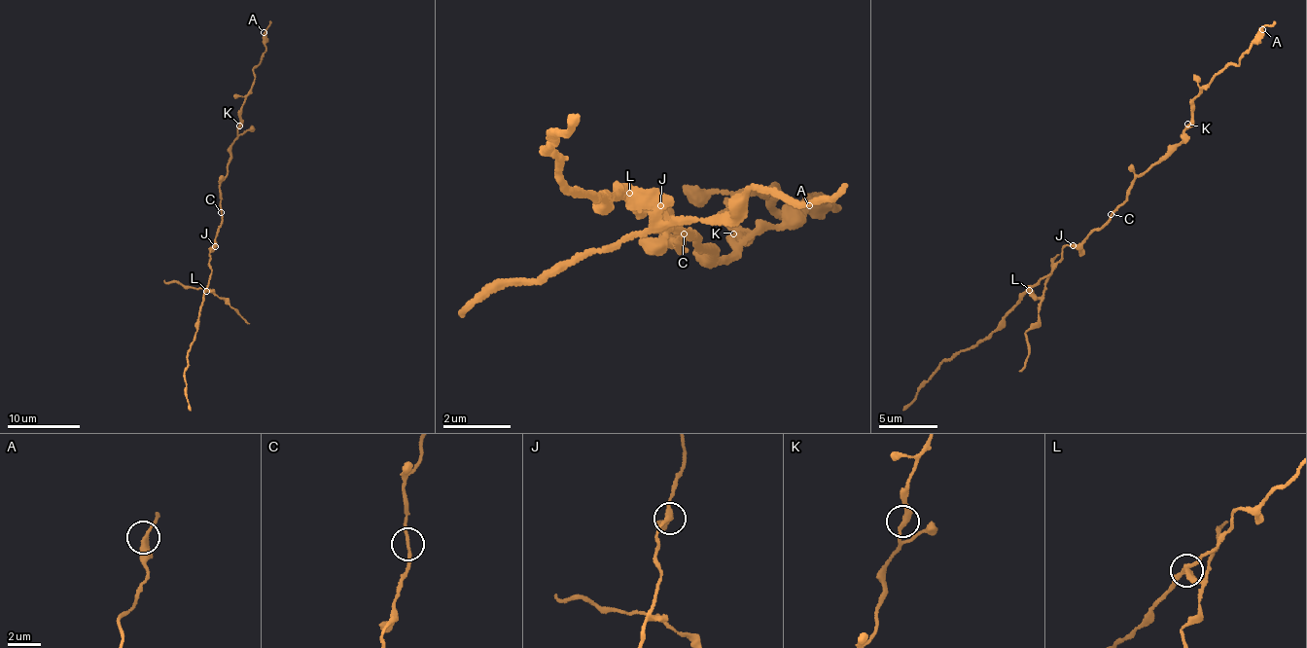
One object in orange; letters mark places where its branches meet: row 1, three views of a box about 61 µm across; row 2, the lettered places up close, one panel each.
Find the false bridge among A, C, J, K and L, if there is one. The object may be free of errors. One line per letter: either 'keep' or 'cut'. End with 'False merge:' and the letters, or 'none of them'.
A: keep
C: keep
J: keep
K: keep
L: cut
False merge: L

